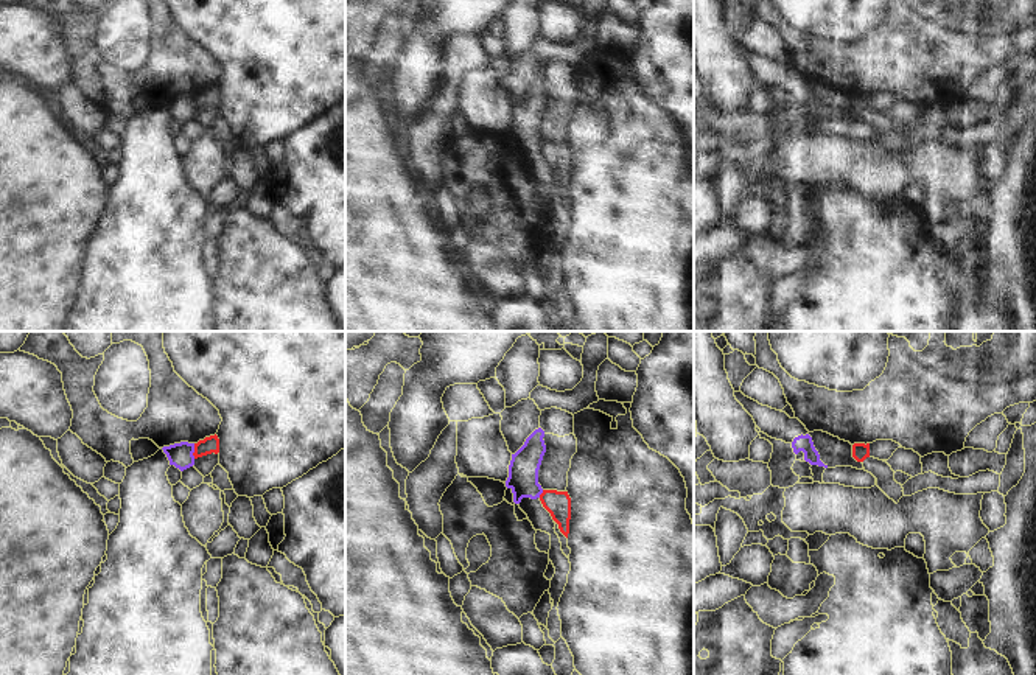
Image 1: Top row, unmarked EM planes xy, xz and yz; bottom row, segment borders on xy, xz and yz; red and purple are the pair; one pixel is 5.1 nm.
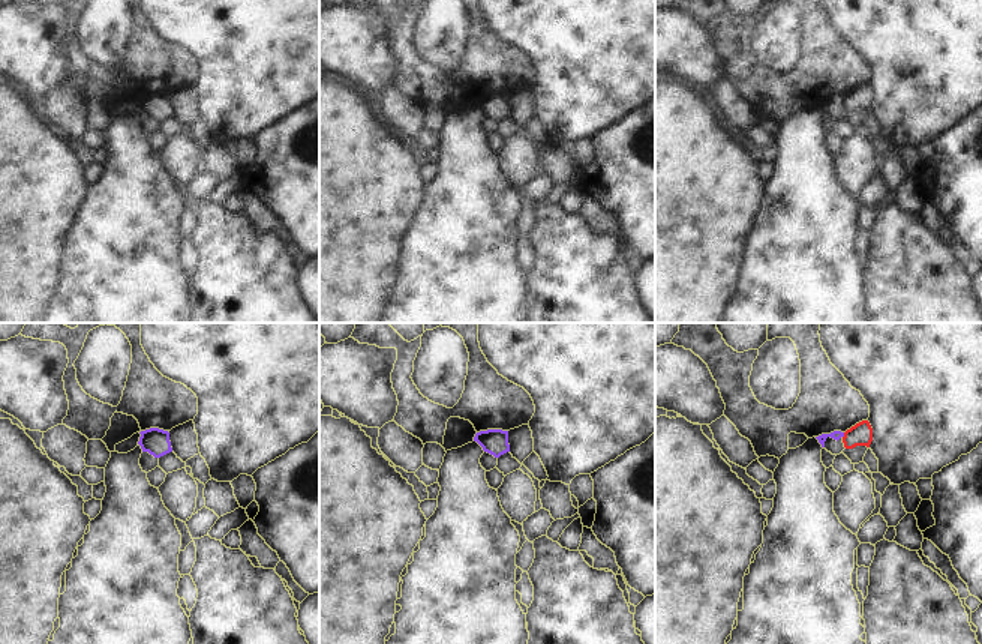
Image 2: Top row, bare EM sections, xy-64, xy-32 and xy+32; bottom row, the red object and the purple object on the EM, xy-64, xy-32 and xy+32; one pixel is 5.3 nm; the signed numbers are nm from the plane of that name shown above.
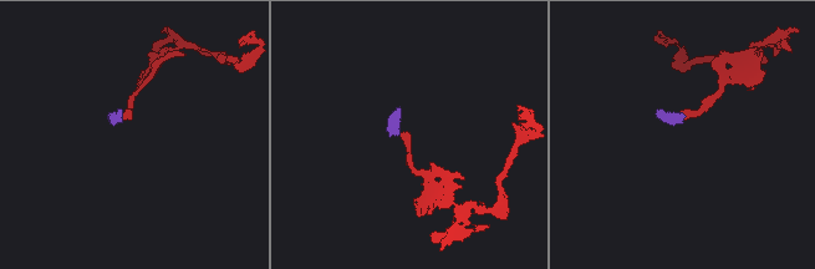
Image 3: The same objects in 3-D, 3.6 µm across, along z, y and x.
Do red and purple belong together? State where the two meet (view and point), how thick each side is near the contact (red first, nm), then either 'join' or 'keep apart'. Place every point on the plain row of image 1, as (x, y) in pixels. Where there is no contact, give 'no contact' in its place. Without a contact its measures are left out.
xy (195, 103) | 90/130 nm | keep apart

